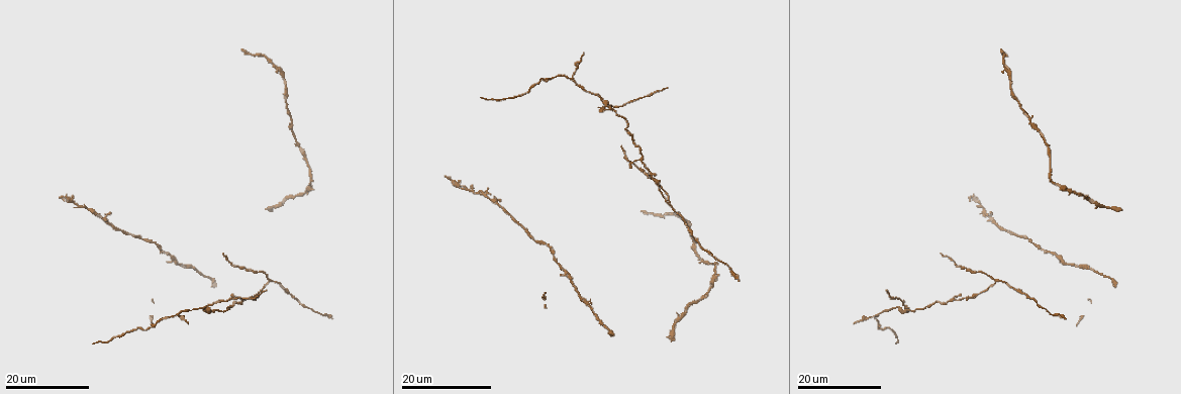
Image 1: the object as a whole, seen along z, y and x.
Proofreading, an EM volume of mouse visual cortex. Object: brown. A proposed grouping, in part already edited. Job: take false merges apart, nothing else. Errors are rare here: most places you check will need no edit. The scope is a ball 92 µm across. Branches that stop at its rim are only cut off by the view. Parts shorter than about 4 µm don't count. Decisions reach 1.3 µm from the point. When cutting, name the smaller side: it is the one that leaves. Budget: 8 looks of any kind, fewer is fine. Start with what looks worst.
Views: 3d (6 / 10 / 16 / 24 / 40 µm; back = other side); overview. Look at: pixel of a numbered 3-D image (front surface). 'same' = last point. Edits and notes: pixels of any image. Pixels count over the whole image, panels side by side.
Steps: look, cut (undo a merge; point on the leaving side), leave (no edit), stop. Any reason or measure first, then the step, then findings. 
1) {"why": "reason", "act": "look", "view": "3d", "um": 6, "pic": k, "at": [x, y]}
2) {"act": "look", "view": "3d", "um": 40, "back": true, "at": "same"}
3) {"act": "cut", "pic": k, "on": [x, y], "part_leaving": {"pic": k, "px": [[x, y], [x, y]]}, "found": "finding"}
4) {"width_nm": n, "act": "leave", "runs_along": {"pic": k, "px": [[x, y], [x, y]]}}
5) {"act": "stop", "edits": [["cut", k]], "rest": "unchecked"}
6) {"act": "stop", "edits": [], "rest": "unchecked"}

{"why": "two arms in line, one across", "act": "look", "view": "3d", "um": 24, "pic": 1, "at": [878, 314]}

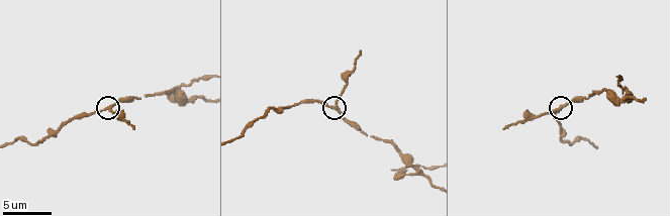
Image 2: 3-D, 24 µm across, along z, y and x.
{"act": "look", "view": "3d", "um": 6, "pic": 2, "at": [333, 106]}

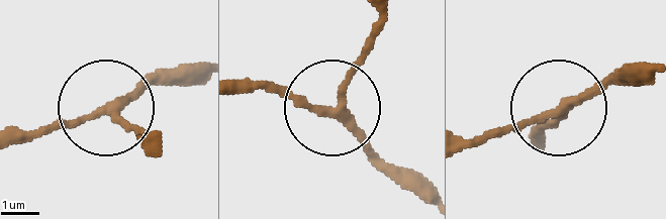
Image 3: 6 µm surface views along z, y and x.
{"width_nm": 220, "act": "leave", "runs_along": {"pic": 3, "px": [[418, 195], [338, 108], [348, 70], [377, 25]]}, "found": "continuous, no second neuron"}

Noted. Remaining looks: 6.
{"why": "branch point", "act": "look", "view": "3d", "um": 24, "pic": 1, "at": [269, 281]}

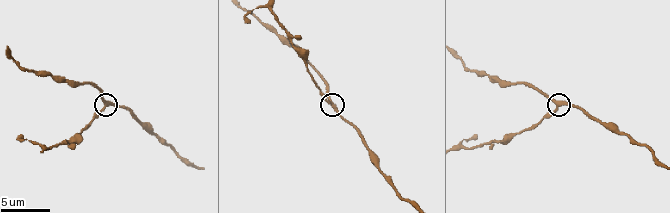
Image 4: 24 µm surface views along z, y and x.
{"why": "zoom in", "act": "look", "view": "3d", "um": 6, "pic": 4, "at": [330, 104]}

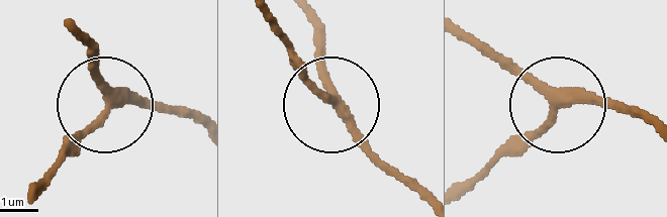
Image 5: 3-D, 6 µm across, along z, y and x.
{"side_arm_um": 70, "act": "leave", "runs_along": {"pic": 5, "px": [[201, 127], [144, 104], [114, 104], [40, 179]]}, "found": "continuous, no second neuron"}

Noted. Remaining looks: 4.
{"why": "thin arm on a thick one", "act": "look", "view": "3d", "um": 10, "pic": 4, "at": [38, 146]}

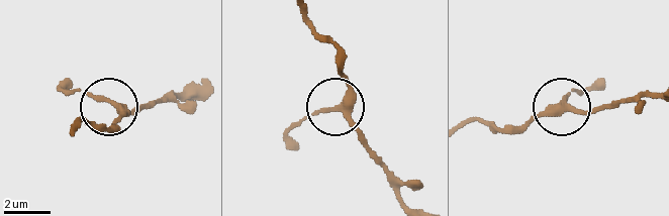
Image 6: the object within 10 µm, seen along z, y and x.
{"width_nm": 280, "act": "leave", "runs_along": {"pic": 6, "px": [[406, 202], [394, 173], [342, 109], [313, 111], [286, 136]]}, "found": "continuous, no second neuron"}

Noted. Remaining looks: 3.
{"why": "three-way junction", "act": "look", "view": "3d", "um": 10, "pic": 4, "at": [293, 46]}

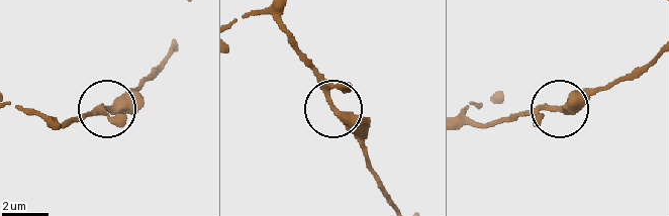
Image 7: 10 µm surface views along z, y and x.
{"width_nm": 260, "act": "leave", "found": "all the same neuron"}

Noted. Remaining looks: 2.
{"act": "stop", "edits": [], "rest": "unchecked"}

